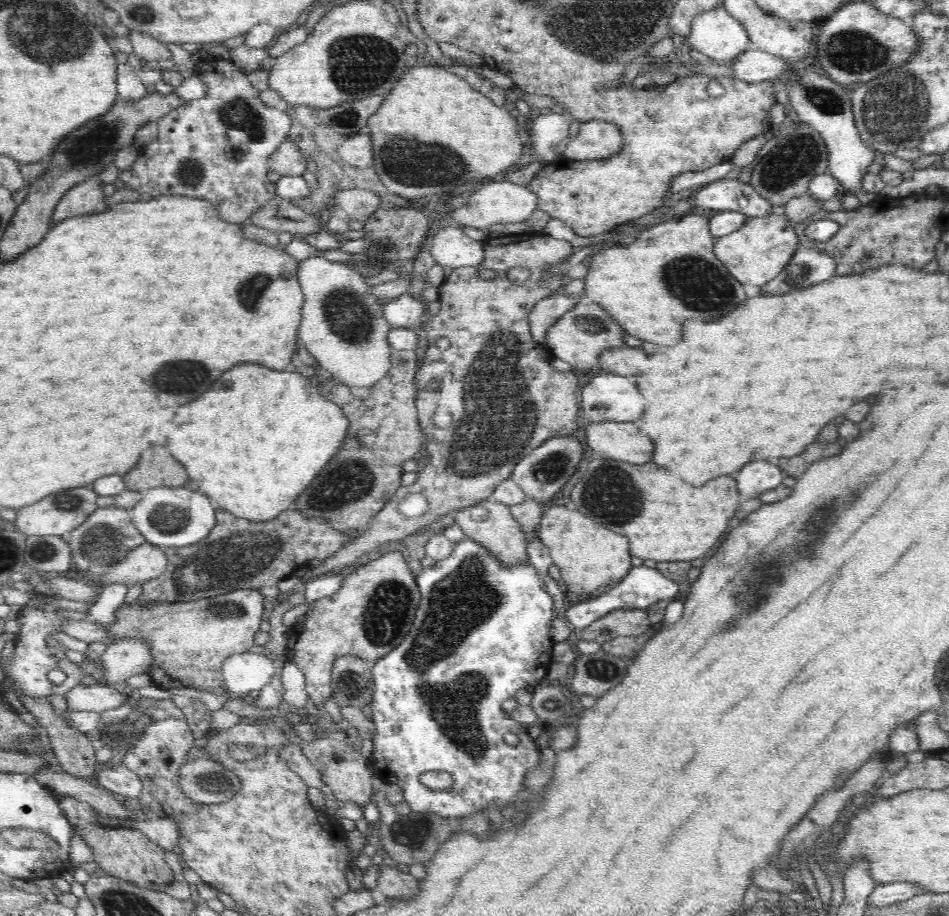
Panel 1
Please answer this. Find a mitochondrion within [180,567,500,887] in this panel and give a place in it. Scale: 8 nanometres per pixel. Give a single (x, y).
(388, 608)

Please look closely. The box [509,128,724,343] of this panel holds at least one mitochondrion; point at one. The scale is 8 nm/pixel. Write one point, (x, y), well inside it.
(589, 324)

